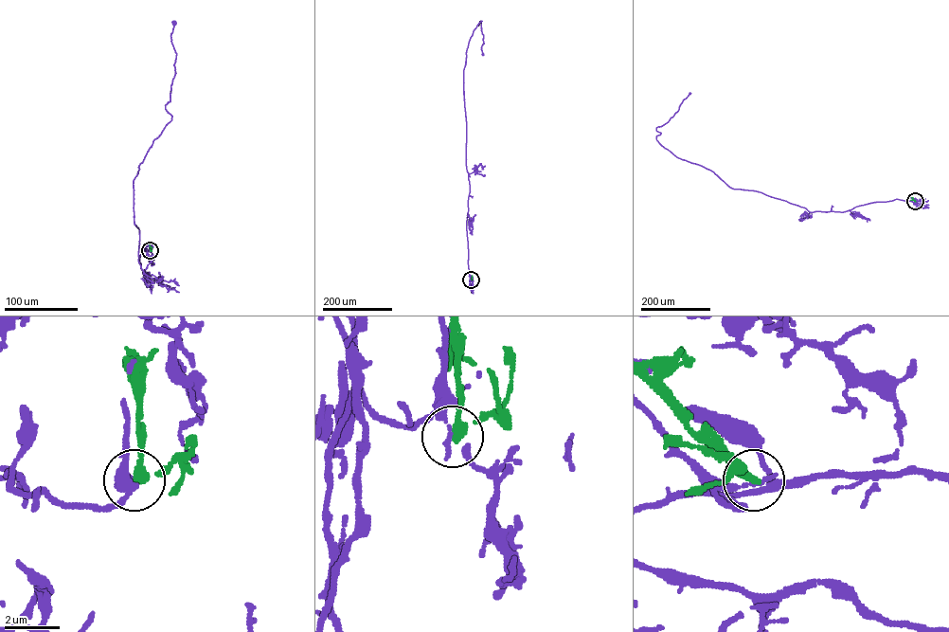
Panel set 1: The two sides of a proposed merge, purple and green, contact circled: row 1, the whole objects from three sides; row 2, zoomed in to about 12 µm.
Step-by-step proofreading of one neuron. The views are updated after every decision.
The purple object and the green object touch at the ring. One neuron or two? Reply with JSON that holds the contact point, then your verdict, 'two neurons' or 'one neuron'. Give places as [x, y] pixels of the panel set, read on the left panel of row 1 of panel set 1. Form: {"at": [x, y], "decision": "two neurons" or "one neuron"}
{"at": [150, 250], "decision": "two neurons"}

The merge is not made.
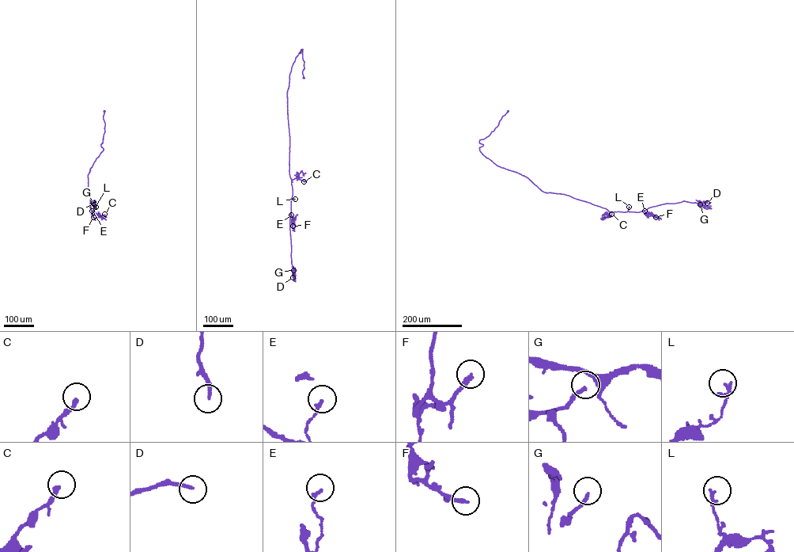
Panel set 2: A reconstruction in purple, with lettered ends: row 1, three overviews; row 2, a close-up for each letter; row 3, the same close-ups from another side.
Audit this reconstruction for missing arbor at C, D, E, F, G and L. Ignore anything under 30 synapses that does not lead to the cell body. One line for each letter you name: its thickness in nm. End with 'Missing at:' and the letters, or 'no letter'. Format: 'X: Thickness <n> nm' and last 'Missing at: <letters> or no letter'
D: Thickness 190 nm
F: Thickness 190 nm
G: Thickness 180 nm
Missing at: D, F, G

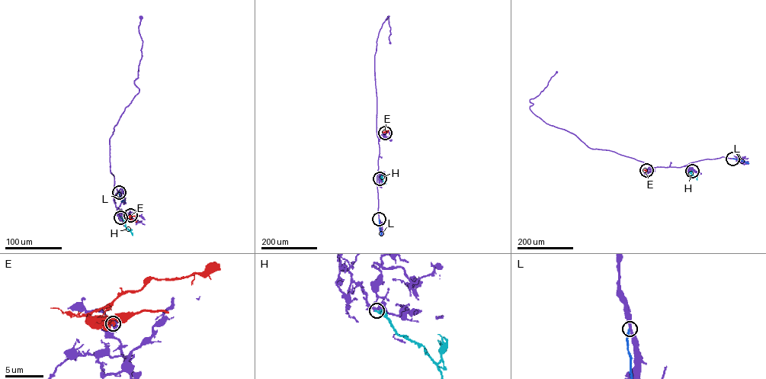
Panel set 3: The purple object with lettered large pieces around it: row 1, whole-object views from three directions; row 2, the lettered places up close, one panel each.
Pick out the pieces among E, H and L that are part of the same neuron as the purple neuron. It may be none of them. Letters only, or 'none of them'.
H

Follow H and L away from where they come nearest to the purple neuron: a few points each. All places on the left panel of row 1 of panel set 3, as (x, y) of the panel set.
H: (120, 217), (133, 235)
L: (119, 192), (123, 200), (121, 202)

